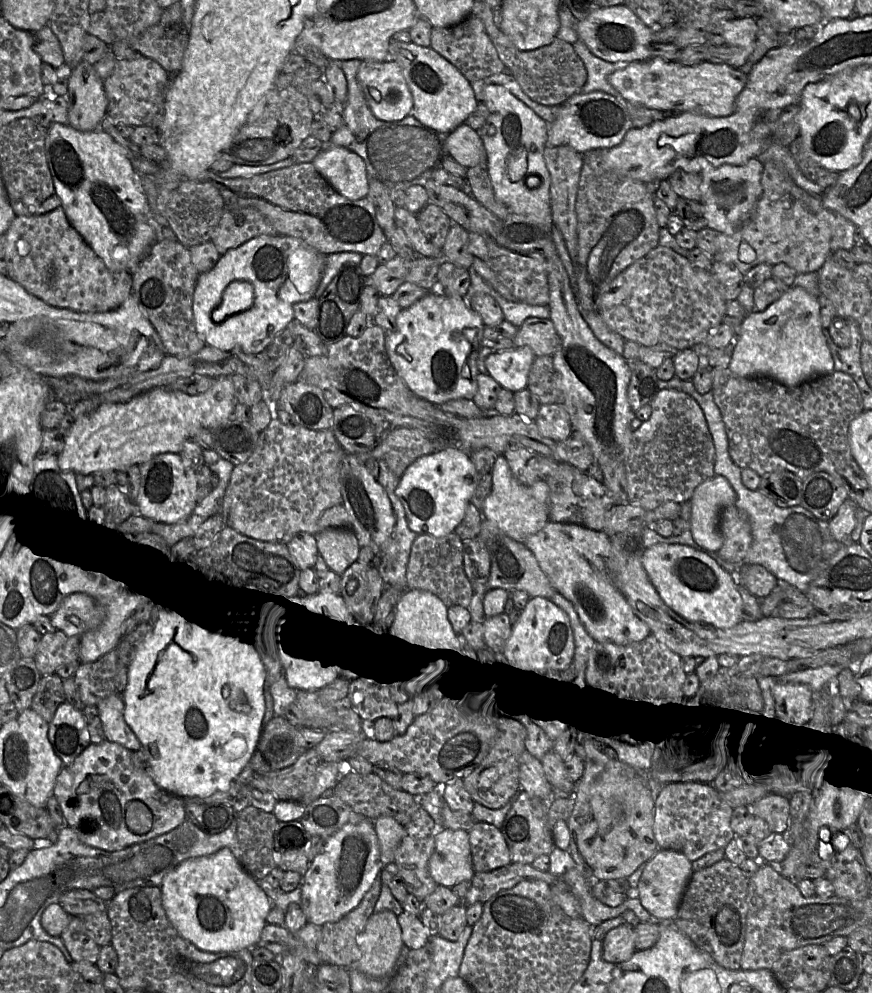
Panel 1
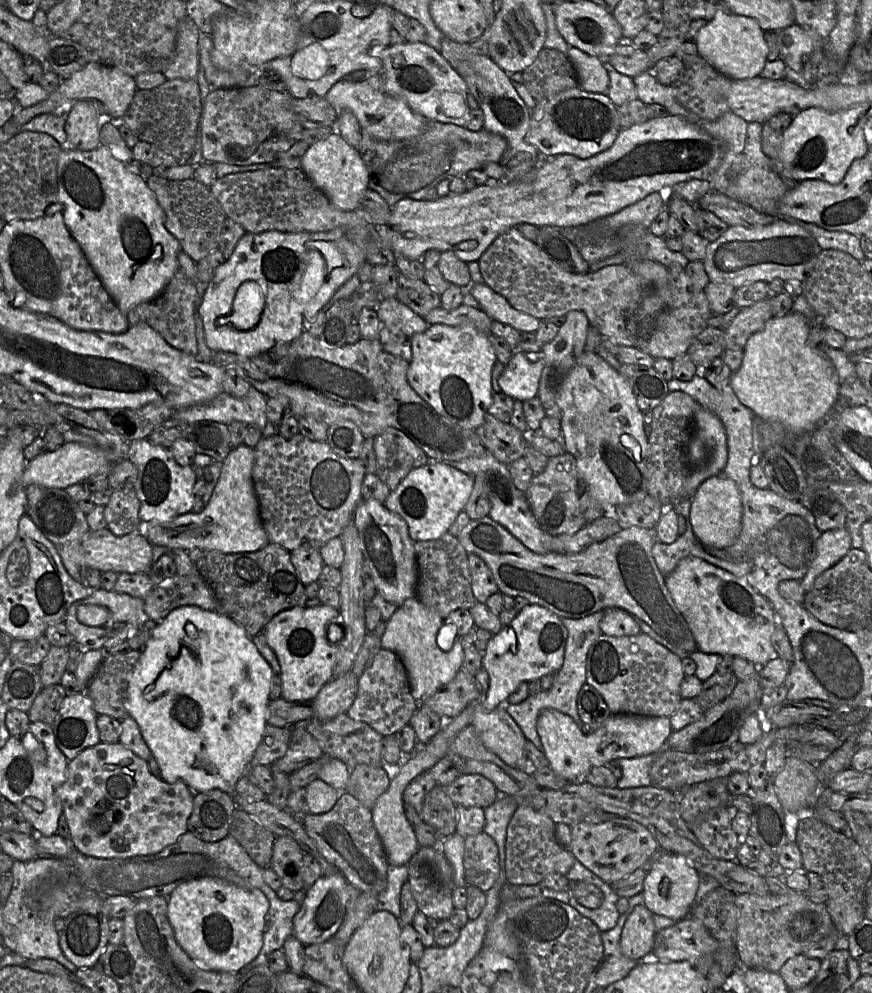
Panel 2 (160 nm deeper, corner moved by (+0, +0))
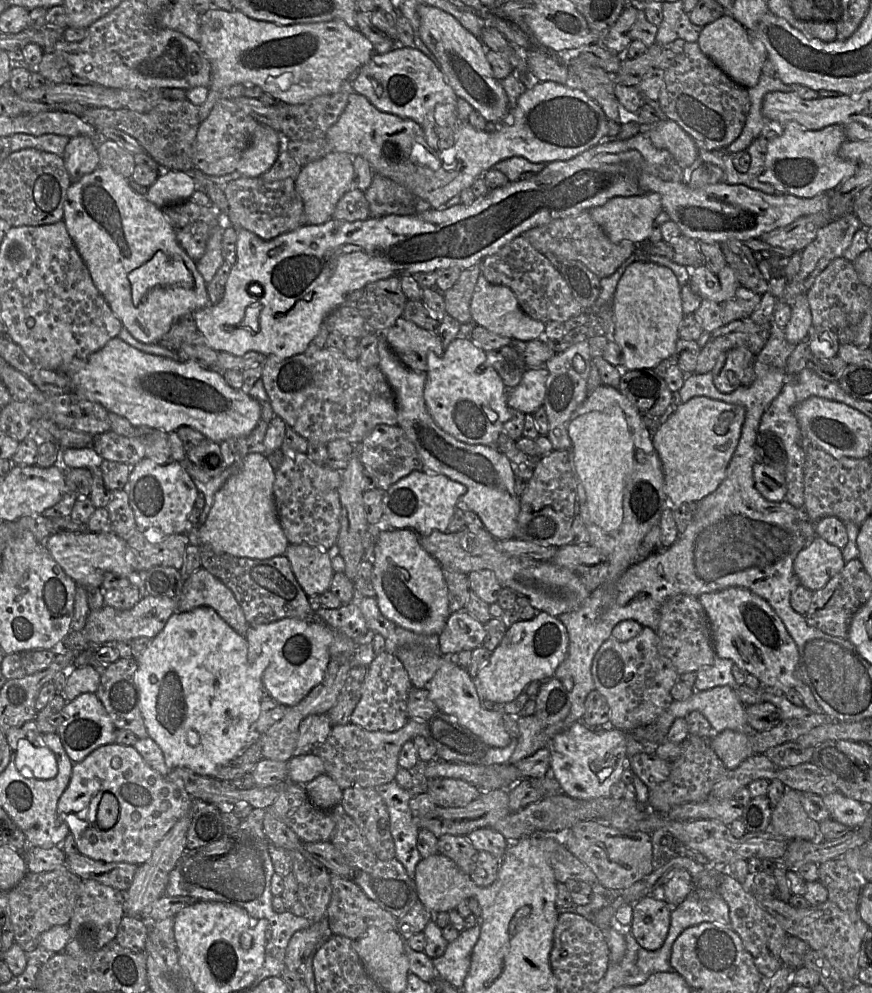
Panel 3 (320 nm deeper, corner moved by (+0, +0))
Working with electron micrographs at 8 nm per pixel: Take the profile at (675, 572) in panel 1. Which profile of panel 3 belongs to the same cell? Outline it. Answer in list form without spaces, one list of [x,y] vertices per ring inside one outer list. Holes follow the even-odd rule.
[[[740,587],[701,594],[698,600],[707,614],[717,657],[733,661],[754,675],[765,689],[787,690],[794,687],[798,648],[766,600]]]

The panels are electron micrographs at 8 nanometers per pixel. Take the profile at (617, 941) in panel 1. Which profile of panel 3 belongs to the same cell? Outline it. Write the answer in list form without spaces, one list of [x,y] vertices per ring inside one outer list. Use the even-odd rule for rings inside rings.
[[[649,895],[633,903],[630,931],[645,950],[656,951],[664,943],[672,908],[659,896]]]

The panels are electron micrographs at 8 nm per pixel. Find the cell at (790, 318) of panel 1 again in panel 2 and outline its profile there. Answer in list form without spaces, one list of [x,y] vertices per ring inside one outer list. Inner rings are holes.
[[[791,311],[784,316],[774,316],[764,328],[754,333],[743,350],[743,361],[730,379],[730,386],[742,404],[755,416],[782,425],[792,436],[808,433],[835,407],[839,400],[839,377],[826,354],[809,342],[810,324],[800,313]]]

